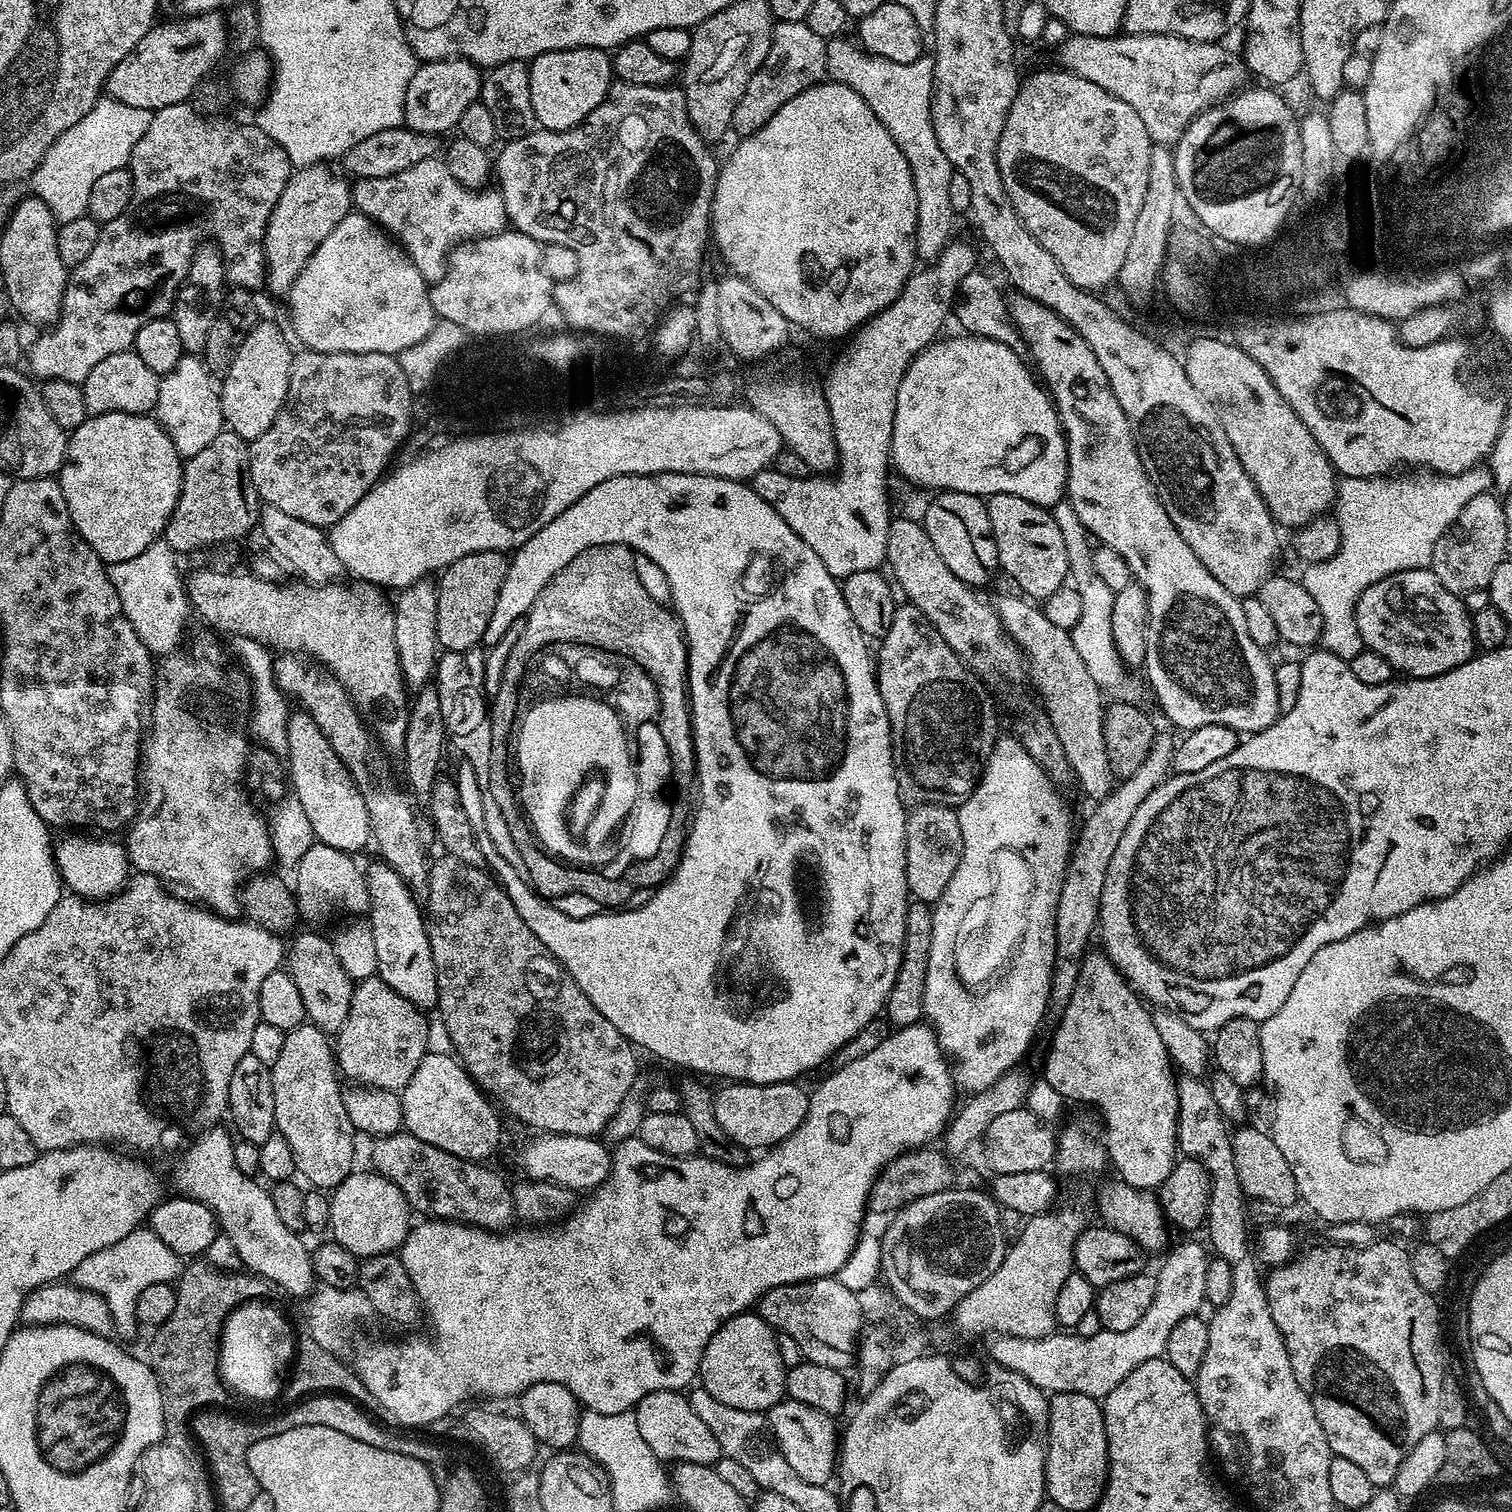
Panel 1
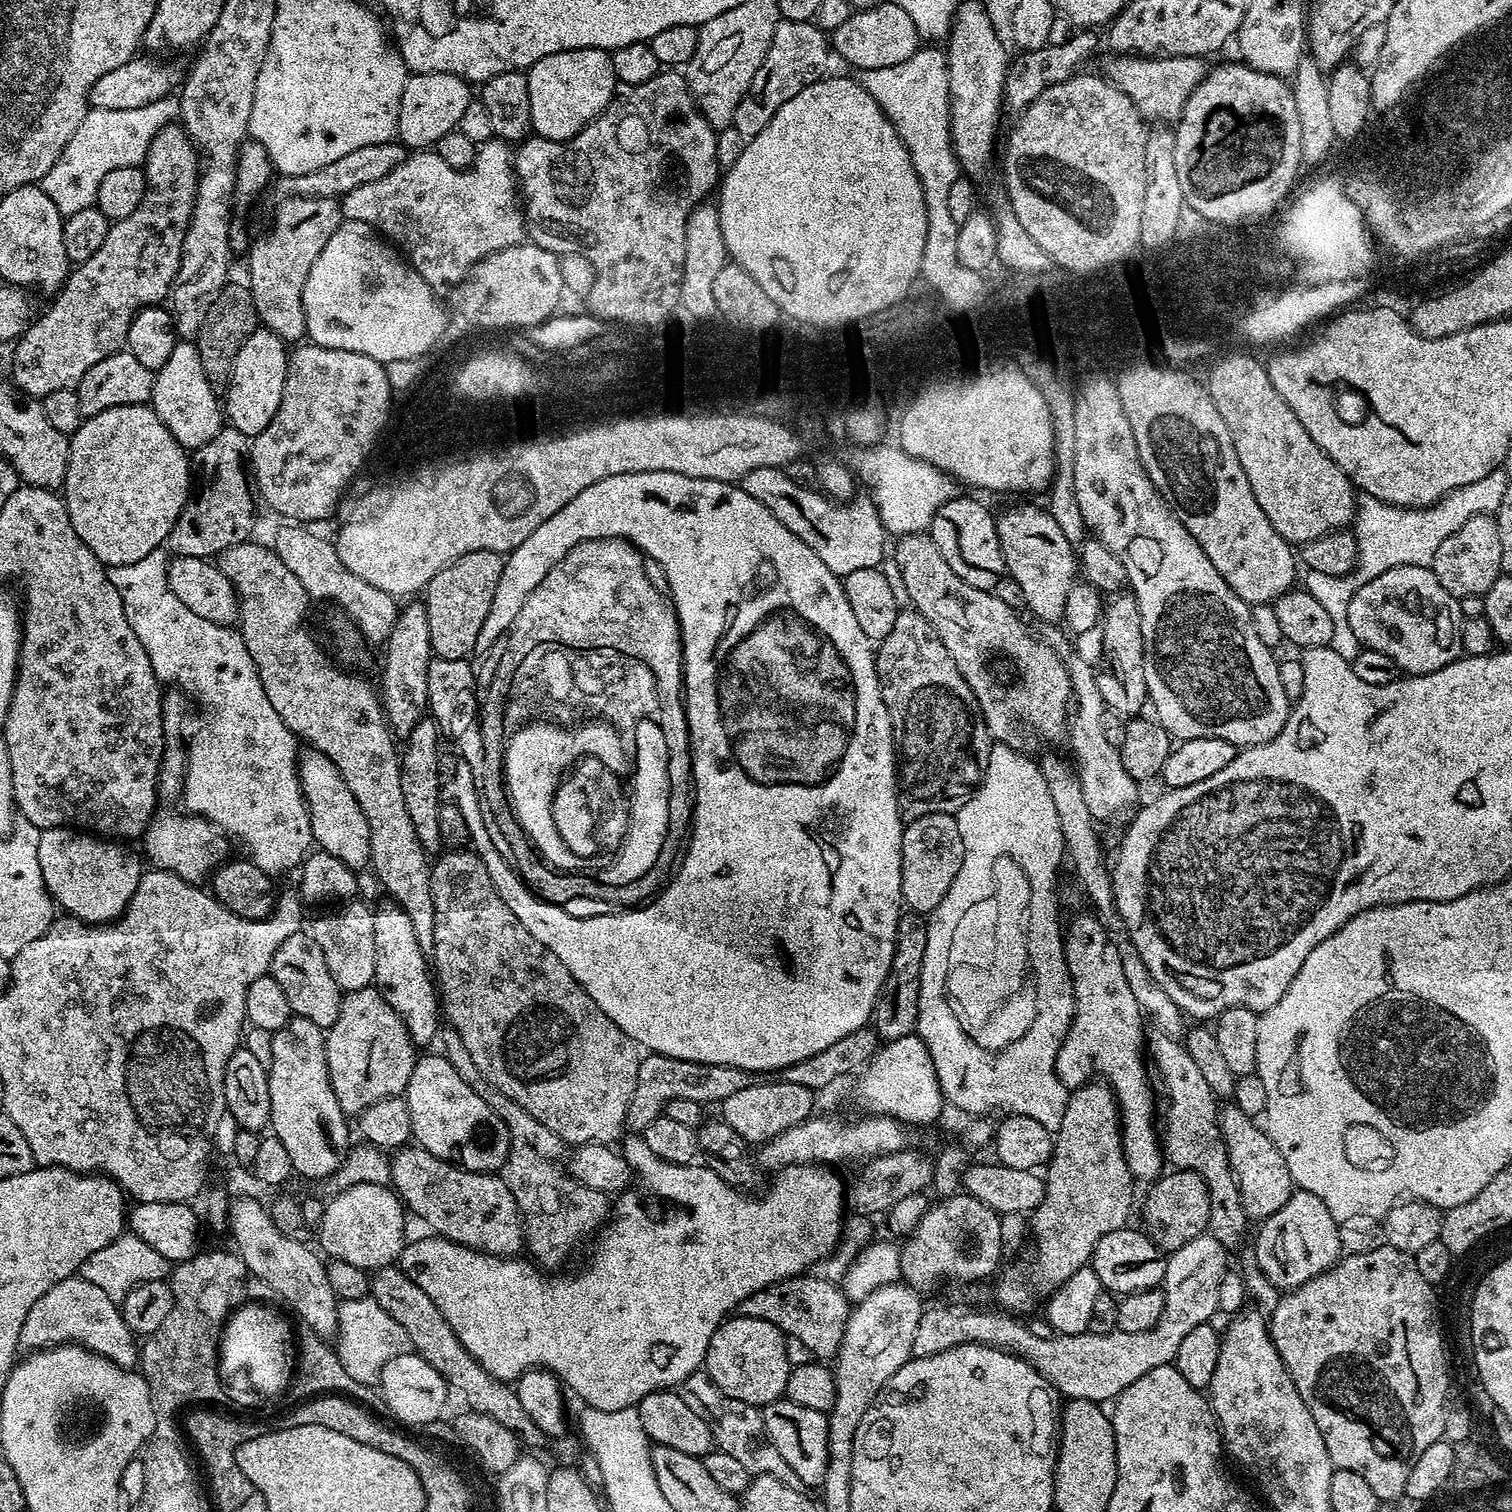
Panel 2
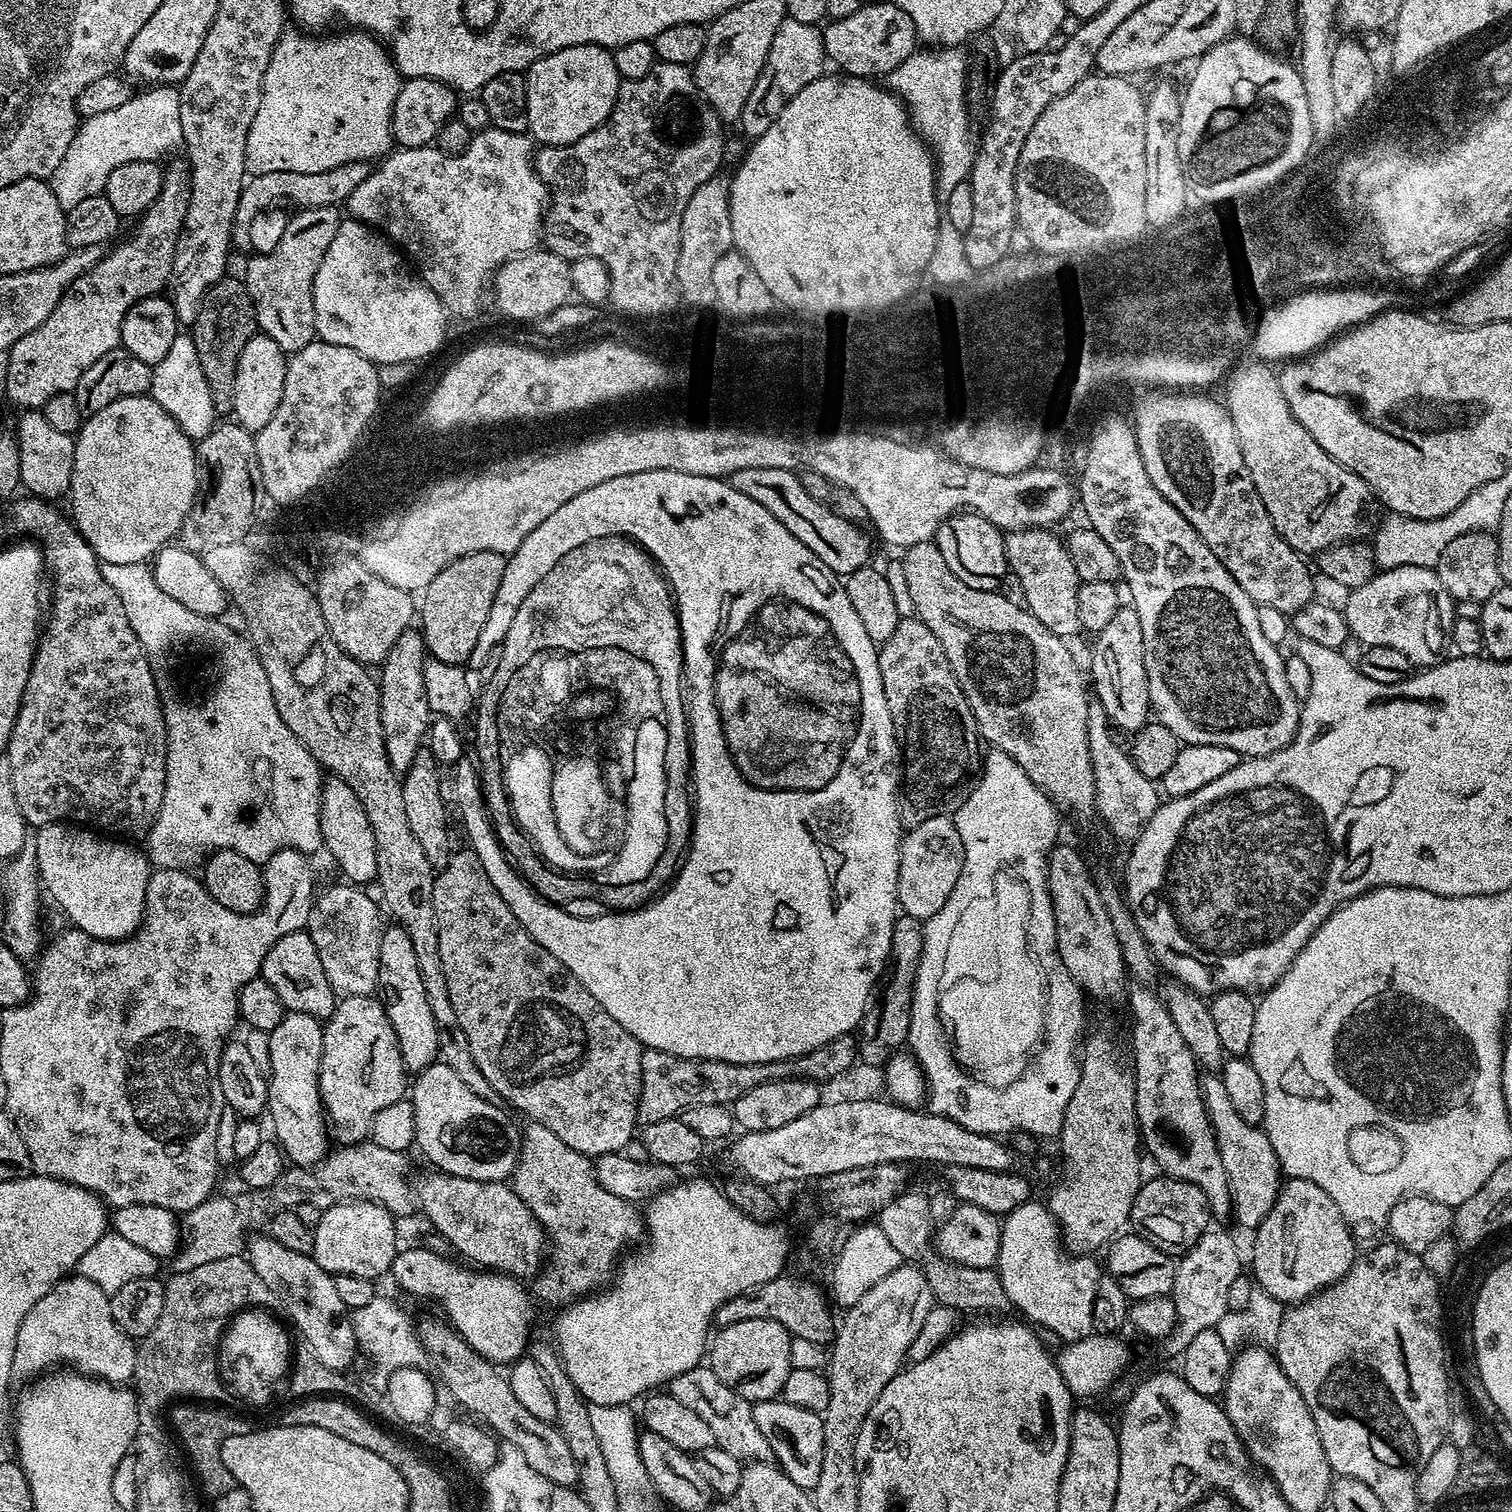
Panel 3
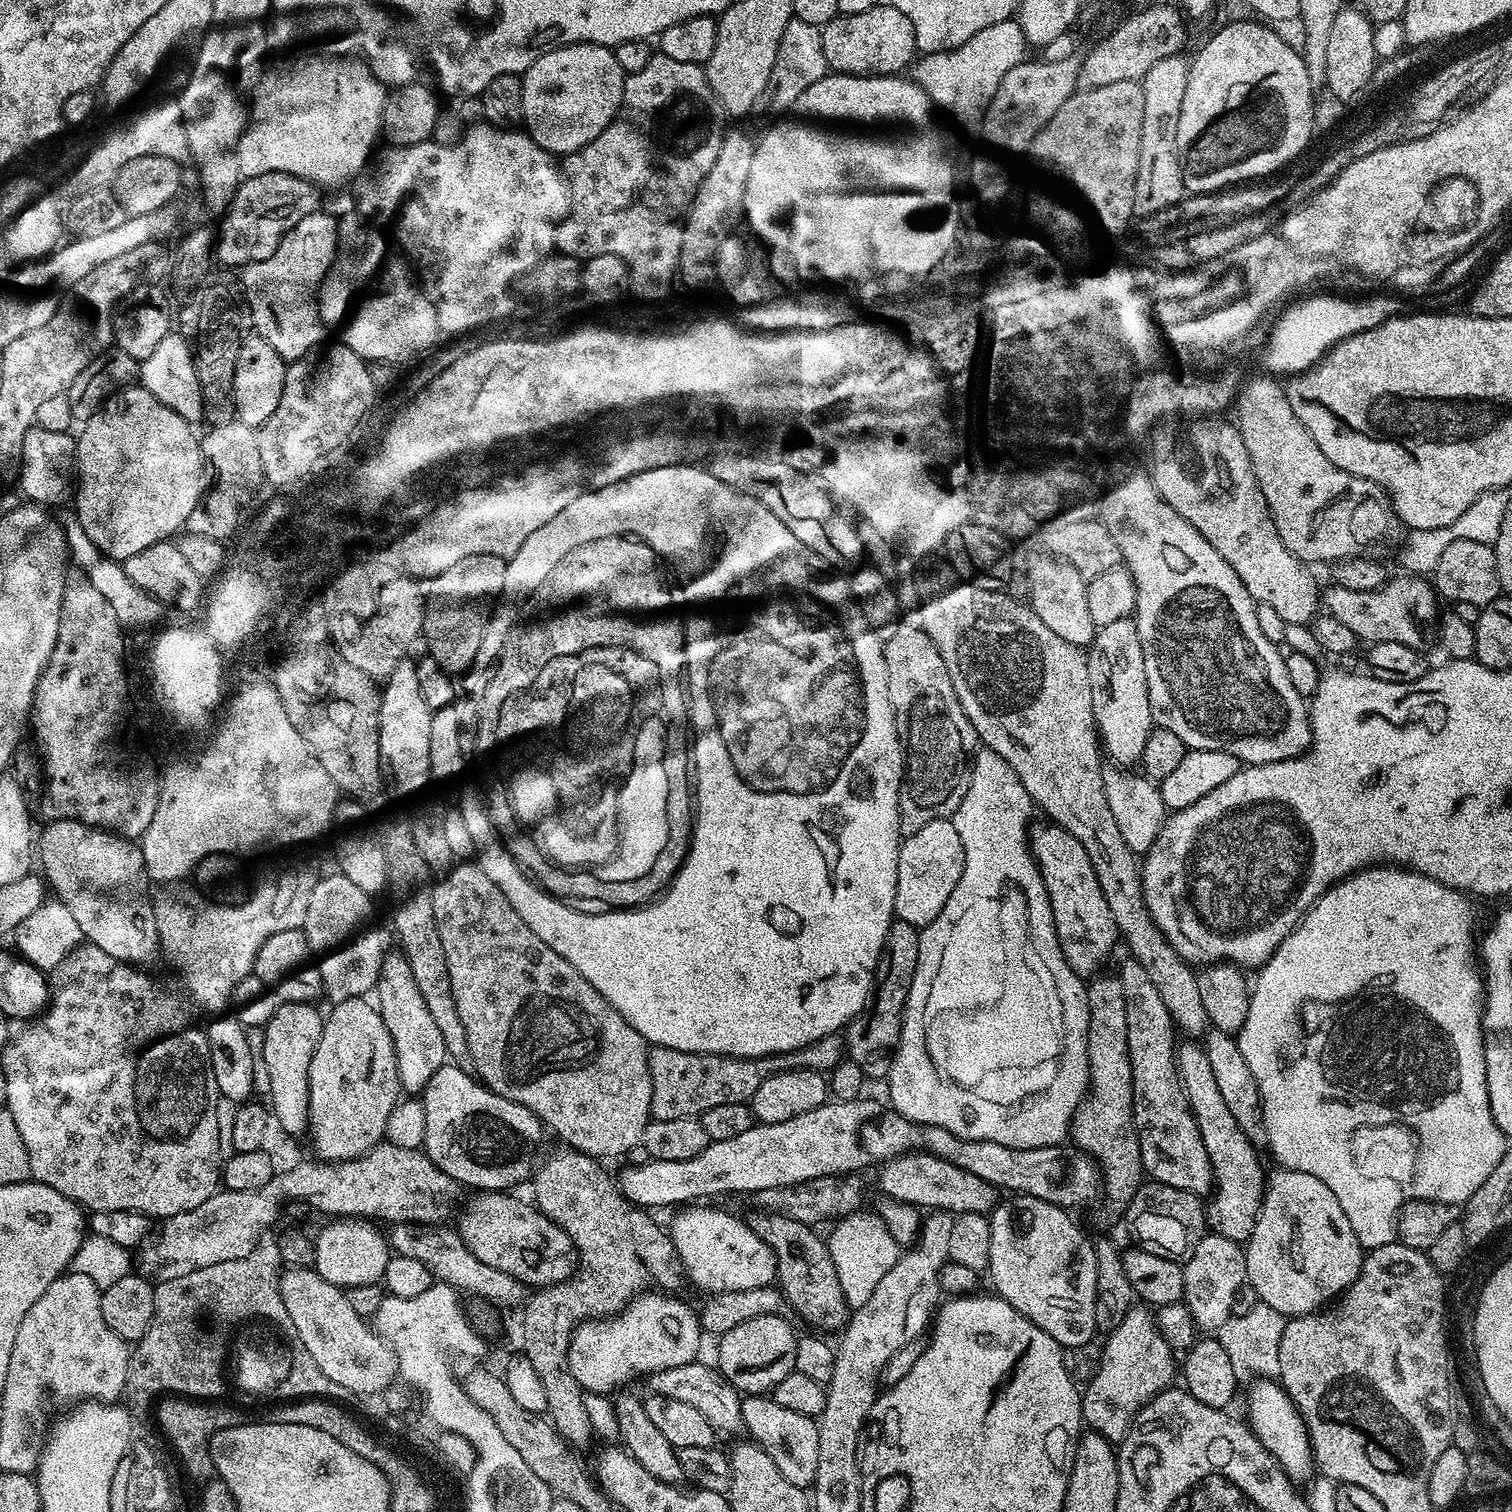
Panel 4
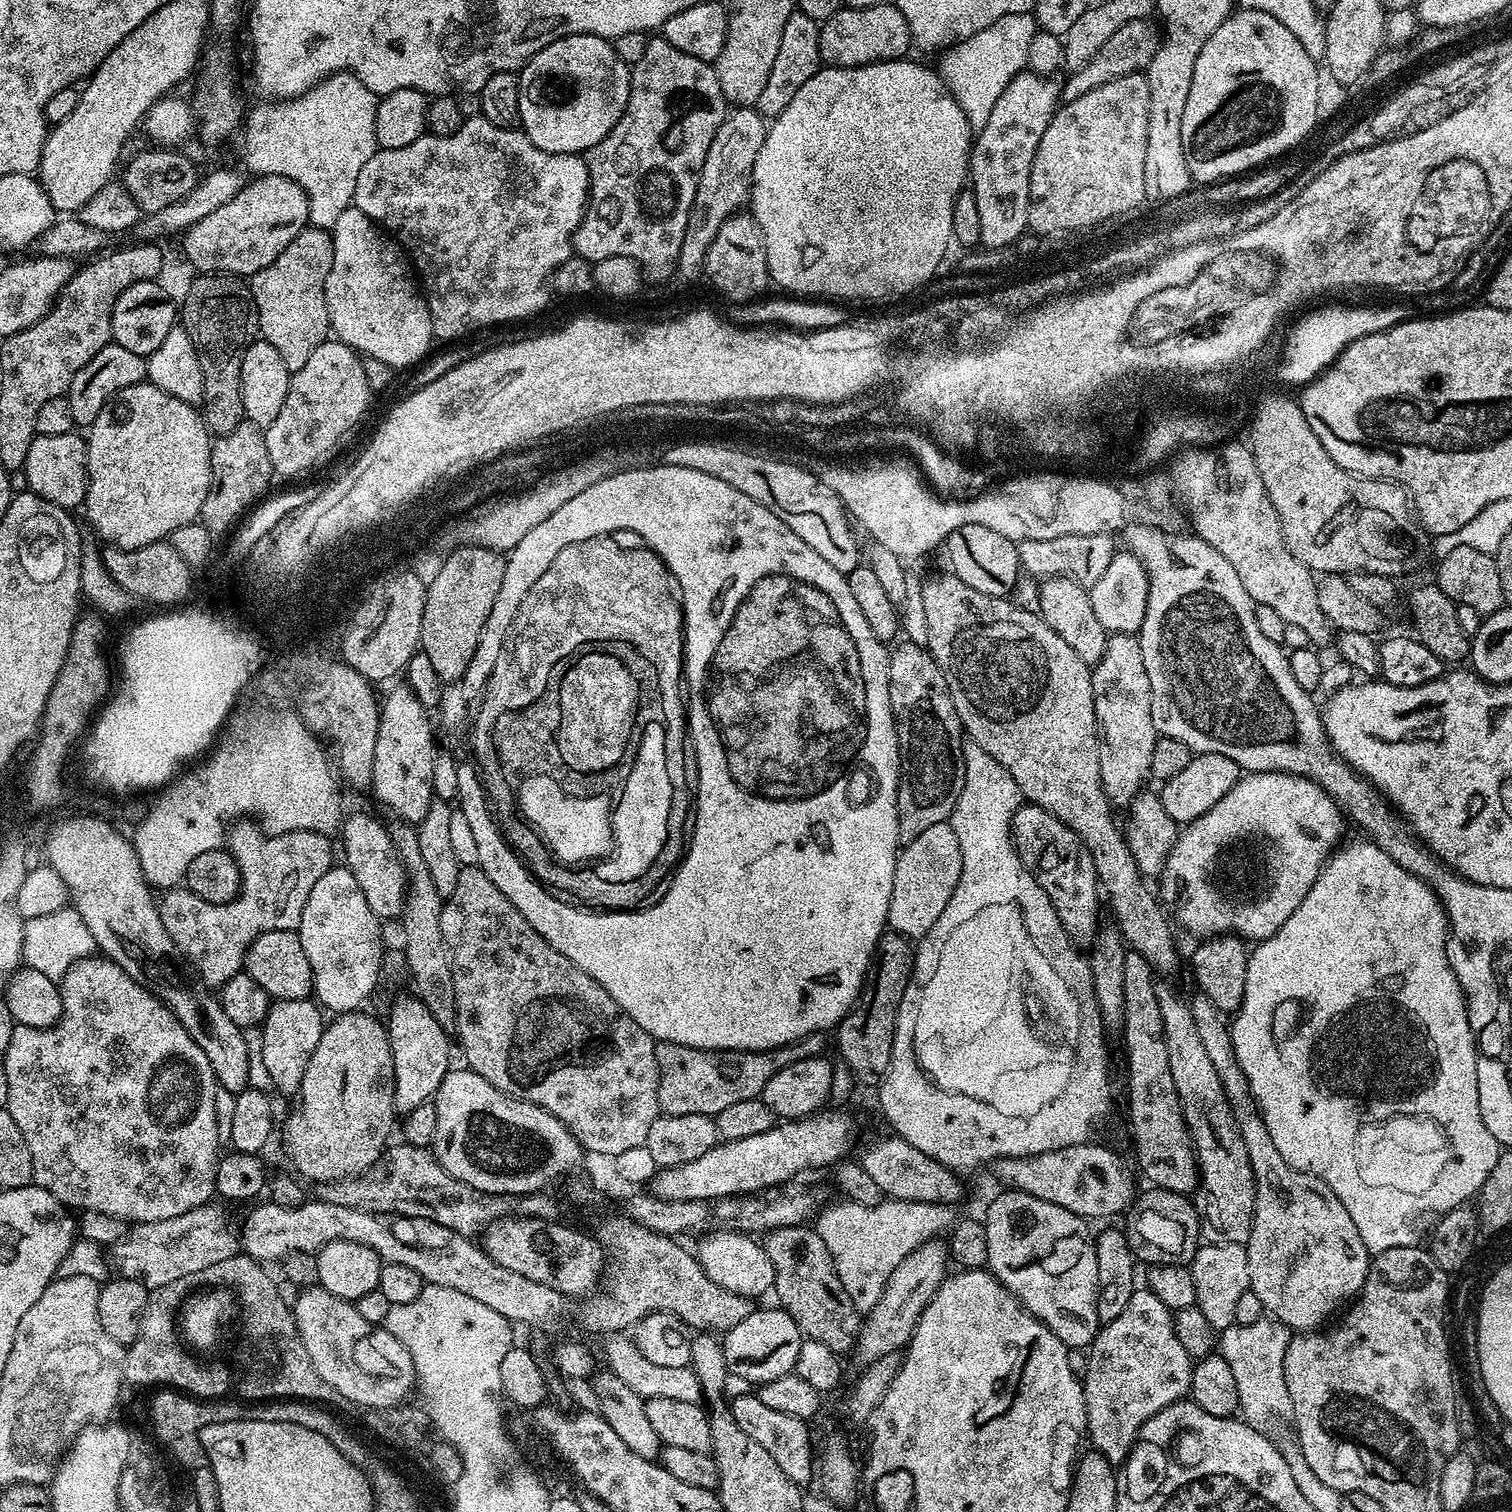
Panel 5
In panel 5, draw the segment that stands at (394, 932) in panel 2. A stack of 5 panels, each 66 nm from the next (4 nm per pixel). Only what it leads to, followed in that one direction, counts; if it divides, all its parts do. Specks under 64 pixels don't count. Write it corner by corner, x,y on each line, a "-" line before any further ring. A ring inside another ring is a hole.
414,994
400,996
392,1004
386,1021
390,1050
394,1058
394,1108
397,1113
407,1114
418,1106
429,1103
435,1097
442,1078
450,1071
448,1059
452,1048
448,1045
449,1033
430,1014
426,1005

